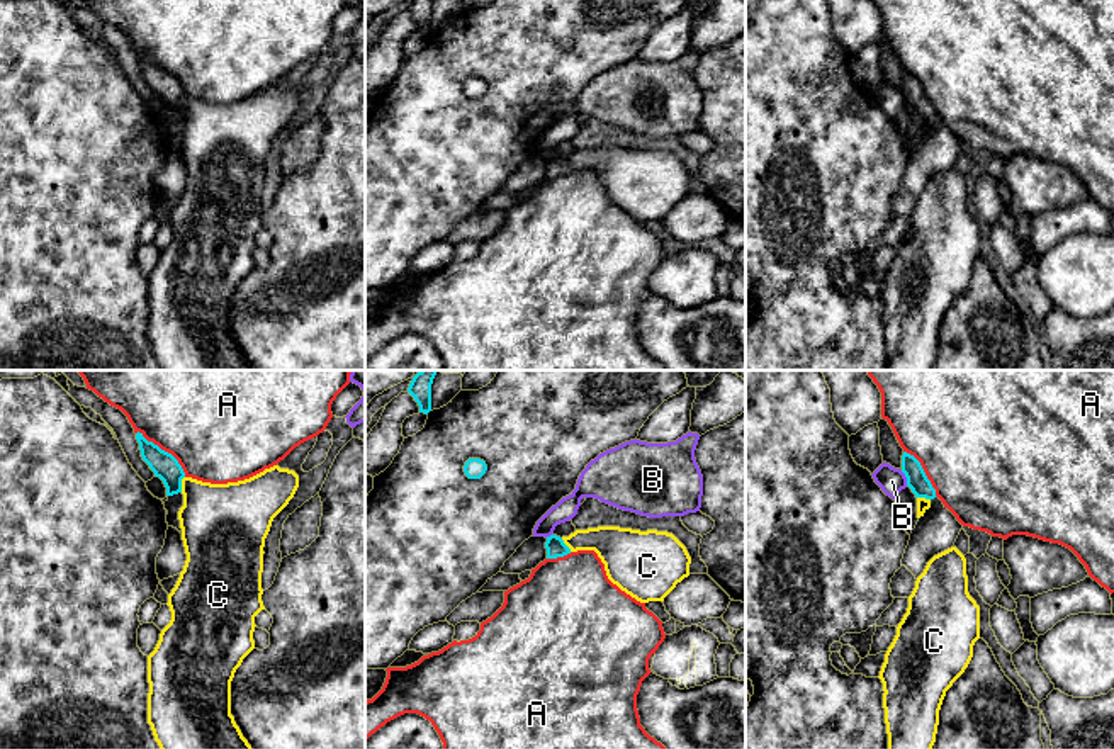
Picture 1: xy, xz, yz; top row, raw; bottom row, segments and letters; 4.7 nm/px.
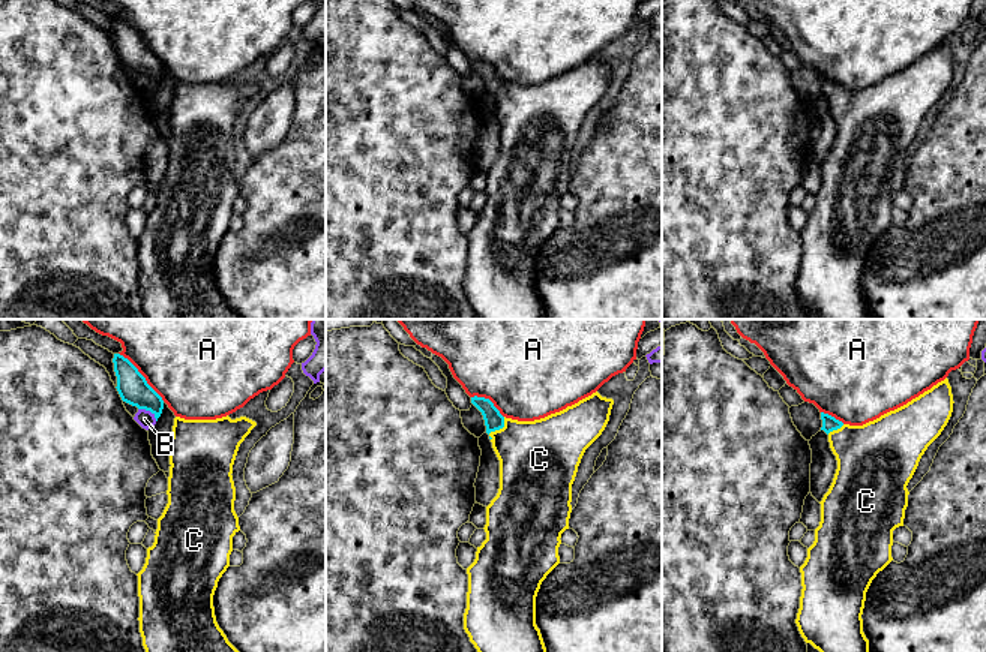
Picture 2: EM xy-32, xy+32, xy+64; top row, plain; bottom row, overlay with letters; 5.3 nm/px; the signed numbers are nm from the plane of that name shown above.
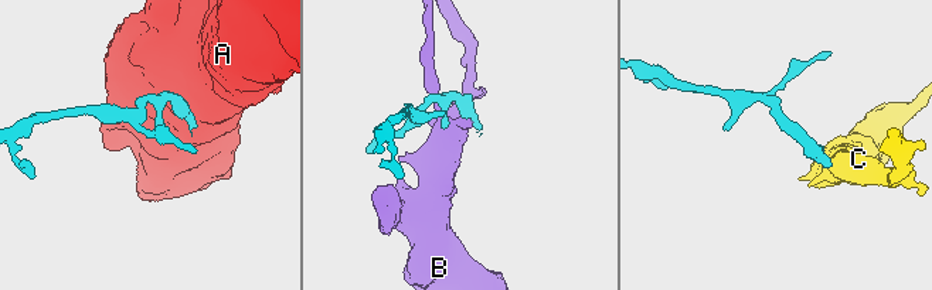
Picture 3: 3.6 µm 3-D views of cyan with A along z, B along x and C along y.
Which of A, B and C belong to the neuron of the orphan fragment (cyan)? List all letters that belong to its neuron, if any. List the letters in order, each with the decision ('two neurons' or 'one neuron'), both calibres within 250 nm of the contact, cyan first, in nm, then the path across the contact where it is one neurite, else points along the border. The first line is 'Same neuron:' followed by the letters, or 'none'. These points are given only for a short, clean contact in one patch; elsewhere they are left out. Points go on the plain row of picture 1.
Same neuron: C
A: two neurons; 120 nm thick on the cyan side, 440 nm on the other
B: two neurons; 100 nm thick on the cyan side, 120 nm on the other; border along yz (900, 90), (907, 104)
C: one neuron; 120 nm thick on the cyan side, 360 nm on the other; runs through xy (165, 85), (180, 104), (218, 141)

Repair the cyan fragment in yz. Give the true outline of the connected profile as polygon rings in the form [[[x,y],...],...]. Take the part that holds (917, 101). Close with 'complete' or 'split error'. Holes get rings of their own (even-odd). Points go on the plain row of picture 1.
[[[907,71],[902,75],[902,92],[907,97],[907,105],[917,117],[917,138],[920,138],[931,127],[931,121],[936,117],[936,109],[927,99],[920,82]]]; split error

